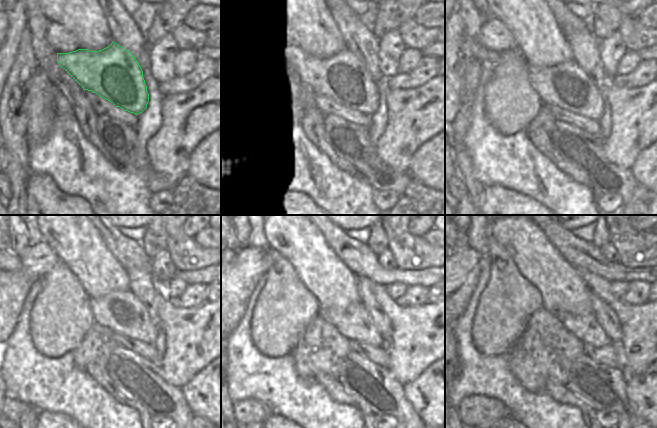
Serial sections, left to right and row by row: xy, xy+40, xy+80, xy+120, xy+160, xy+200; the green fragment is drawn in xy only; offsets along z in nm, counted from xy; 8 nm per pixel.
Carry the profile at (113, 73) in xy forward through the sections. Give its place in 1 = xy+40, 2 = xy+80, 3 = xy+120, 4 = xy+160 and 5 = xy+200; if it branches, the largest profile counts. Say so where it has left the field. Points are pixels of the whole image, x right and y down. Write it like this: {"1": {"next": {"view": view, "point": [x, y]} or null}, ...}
{"1": {"next": {"view": "xy+40", "point": [342, 78]}}, "2": {"next": {"view": "xy+80", "point": [567, 86]}}, "3": {"next": {"view": "xy+120", "point": [120, 311]}}, "4": {"next": {"view": "xy+160", "point": [354, 322]}}, "5": {"next": {"view": "xy+200", "point": [586, 328]}}}

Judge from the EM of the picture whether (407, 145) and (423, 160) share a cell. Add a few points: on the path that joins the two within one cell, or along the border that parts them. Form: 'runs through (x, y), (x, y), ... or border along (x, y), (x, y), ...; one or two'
border along (432, 137), (413, 154), (408, 170); two

